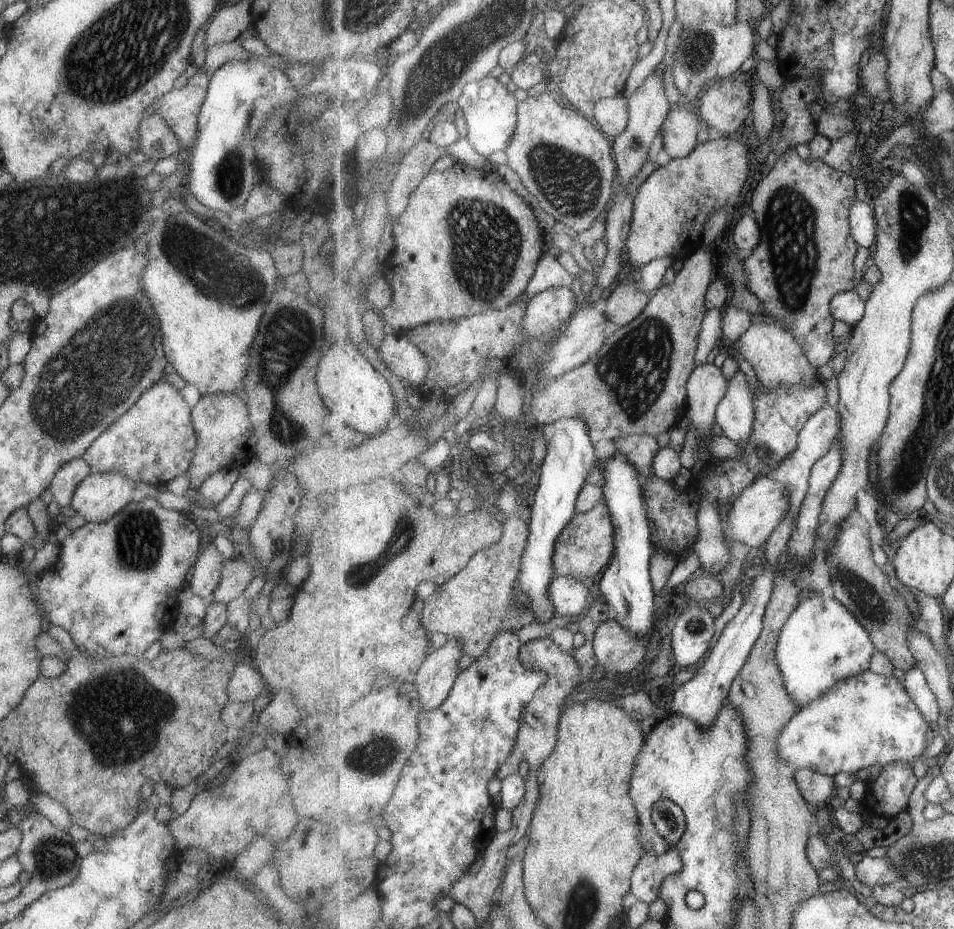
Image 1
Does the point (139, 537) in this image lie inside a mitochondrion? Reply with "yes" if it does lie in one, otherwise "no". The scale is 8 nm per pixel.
yes

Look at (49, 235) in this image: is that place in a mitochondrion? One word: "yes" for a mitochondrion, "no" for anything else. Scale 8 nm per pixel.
yes

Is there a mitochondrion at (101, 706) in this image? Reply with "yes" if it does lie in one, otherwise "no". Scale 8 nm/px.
yes

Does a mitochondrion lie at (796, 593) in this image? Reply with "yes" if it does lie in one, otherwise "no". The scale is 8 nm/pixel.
no

